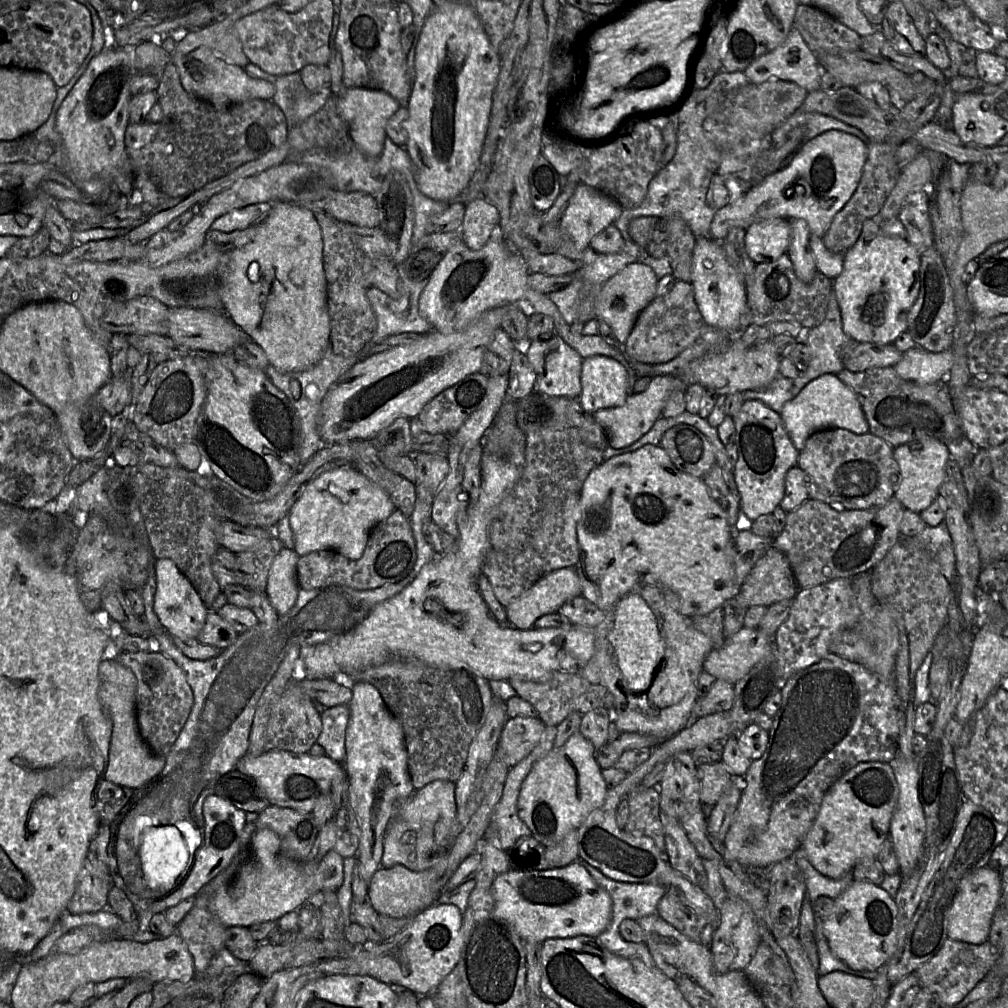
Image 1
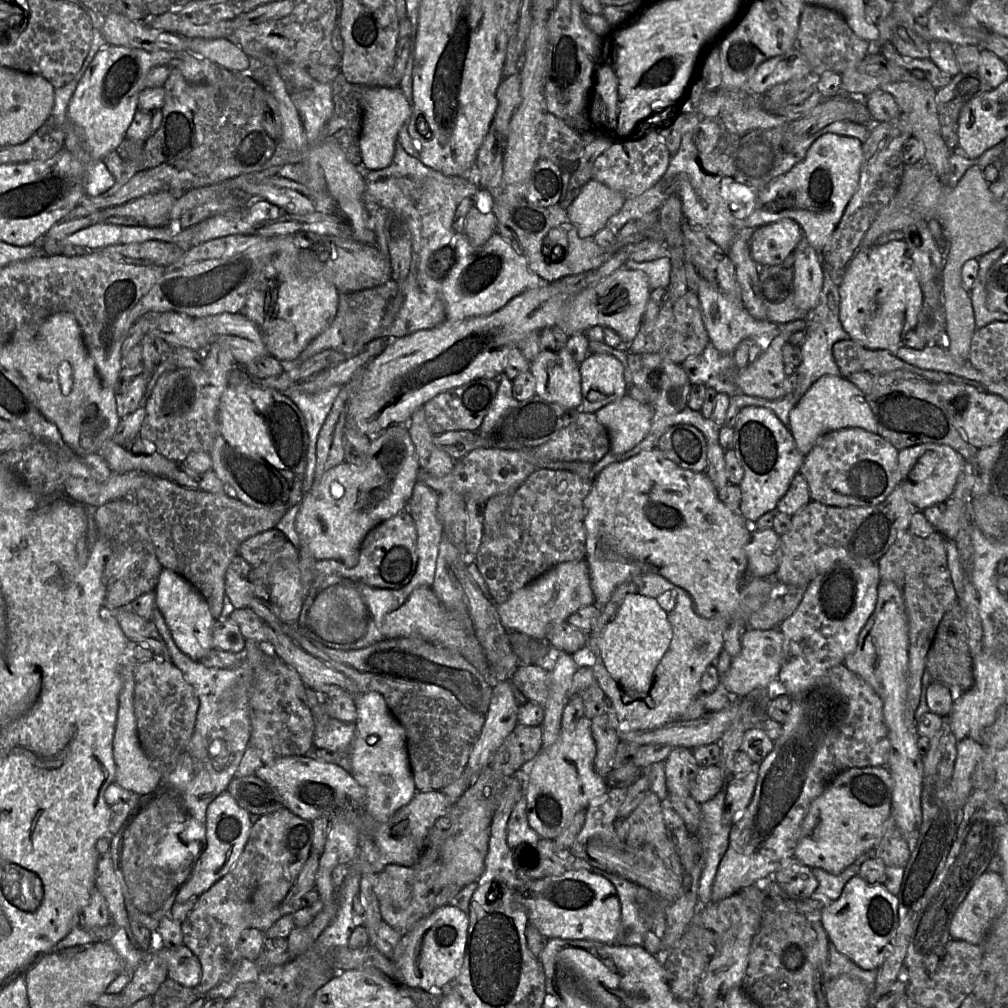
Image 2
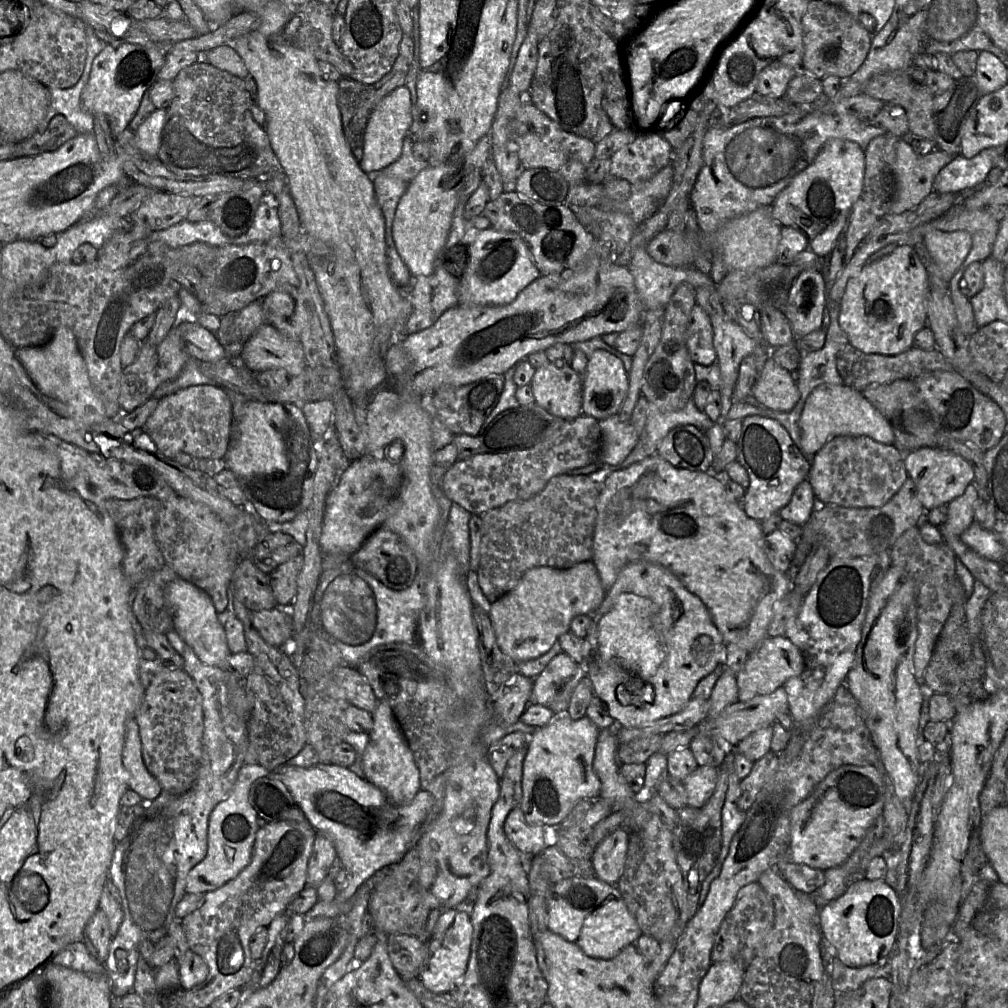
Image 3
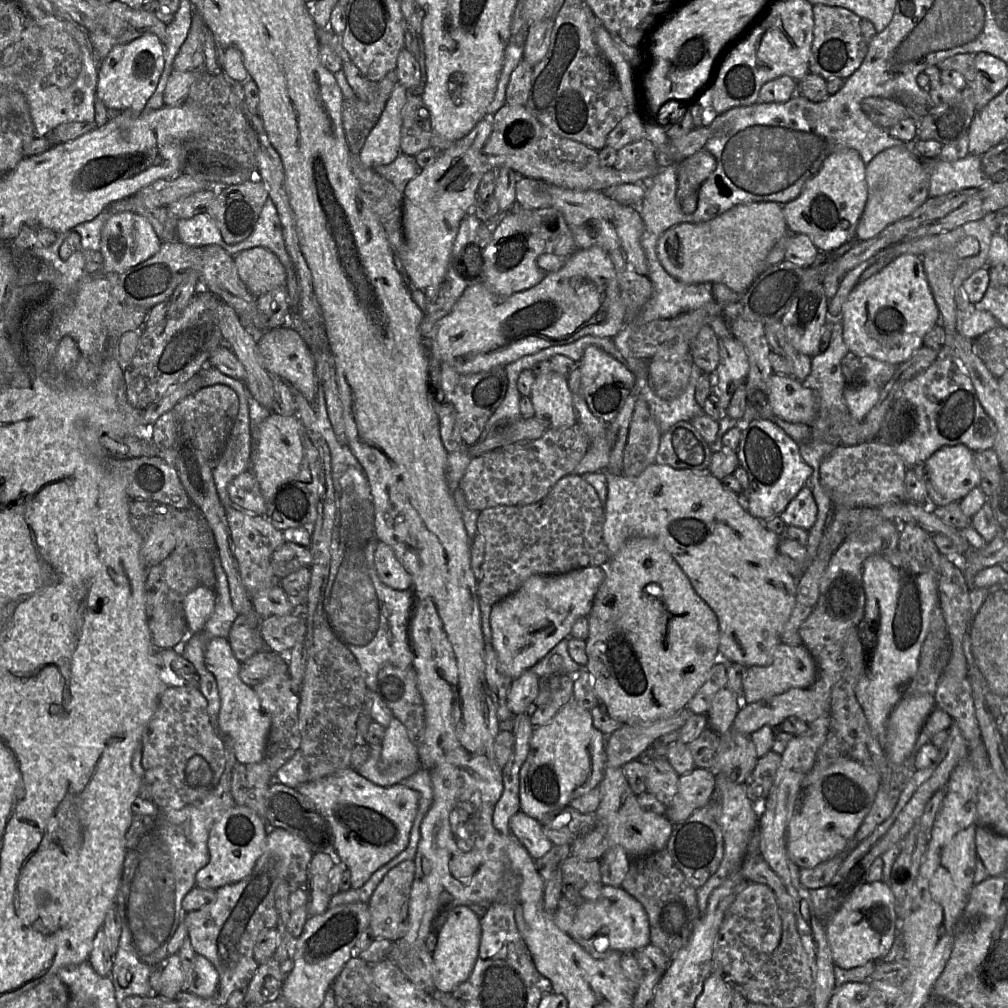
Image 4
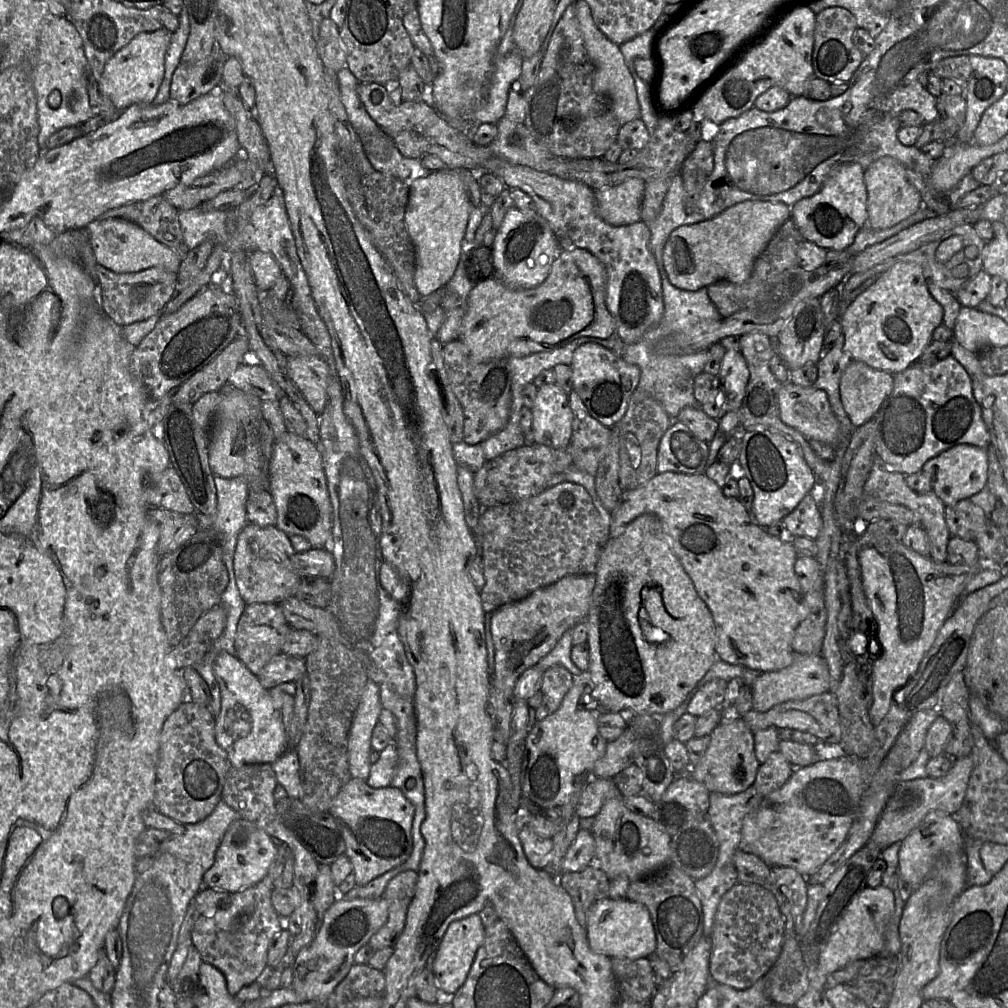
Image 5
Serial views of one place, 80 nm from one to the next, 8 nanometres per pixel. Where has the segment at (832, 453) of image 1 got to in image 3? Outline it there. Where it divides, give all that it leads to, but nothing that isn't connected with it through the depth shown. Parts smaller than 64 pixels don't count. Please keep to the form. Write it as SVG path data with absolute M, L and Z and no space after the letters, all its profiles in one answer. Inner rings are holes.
M837 436L814 455L807 480L816 499L824 505L871 508L887 503L907 477L904 453L895 446L867 436Z

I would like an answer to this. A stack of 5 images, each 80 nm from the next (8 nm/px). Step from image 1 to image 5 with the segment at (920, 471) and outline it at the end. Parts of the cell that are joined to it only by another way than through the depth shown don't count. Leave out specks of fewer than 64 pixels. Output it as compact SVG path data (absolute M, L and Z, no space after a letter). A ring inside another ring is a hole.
M960 444L951 447L937 456L929 459L921 471L930 478L931 491L933 491L946 506L958 501L969 499L980 492L987 483L987 448Z

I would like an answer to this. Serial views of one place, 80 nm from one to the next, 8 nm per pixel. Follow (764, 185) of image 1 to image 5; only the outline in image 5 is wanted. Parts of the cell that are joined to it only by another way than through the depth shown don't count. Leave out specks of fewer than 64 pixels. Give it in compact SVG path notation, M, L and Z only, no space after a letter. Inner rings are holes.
M845 163L836 168L814 195L803 198L791 207L791 217L805 240L819 247L835 250L848 248L867 218L865 169L858 163Z

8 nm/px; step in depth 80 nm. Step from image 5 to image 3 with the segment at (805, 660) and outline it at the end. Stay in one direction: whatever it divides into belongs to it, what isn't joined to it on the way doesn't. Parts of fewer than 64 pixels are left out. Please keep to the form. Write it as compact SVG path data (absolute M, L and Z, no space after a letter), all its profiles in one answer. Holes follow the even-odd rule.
M786 636L768 637L749 653L744 668L736 676L739 700L748 701L757 696L771 694L783 687L790 678L799 676L804 669L803 654L793 642Z

